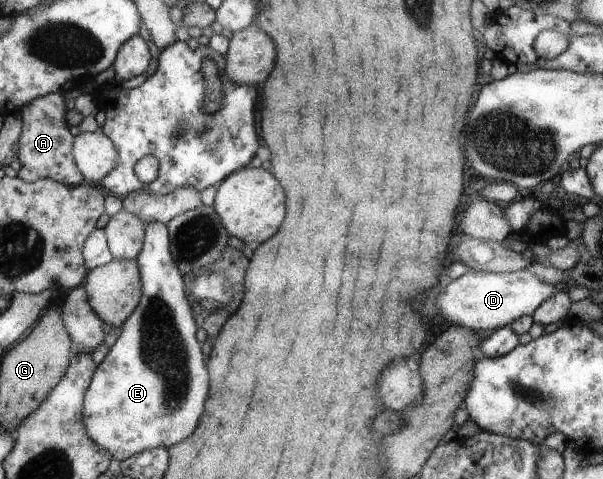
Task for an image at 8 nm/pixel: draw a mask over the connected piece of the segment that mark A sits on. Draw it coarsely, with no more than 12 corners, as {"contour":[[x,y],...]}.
{"contour":[[61,91],[21,108],[17,177],[84,182]]}

